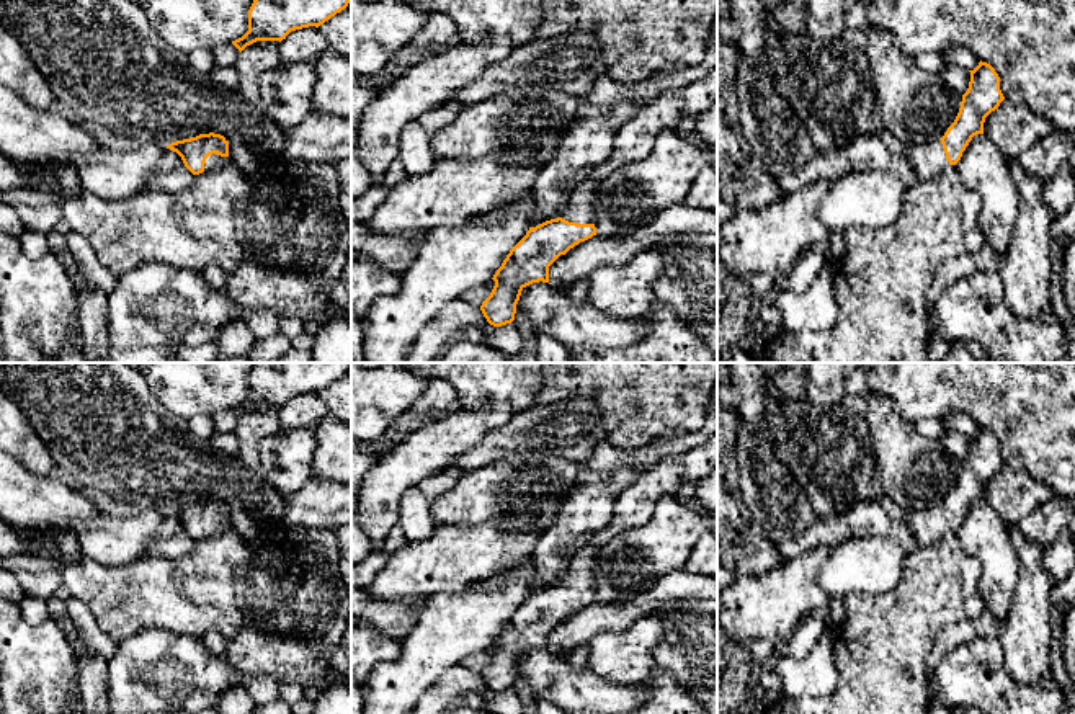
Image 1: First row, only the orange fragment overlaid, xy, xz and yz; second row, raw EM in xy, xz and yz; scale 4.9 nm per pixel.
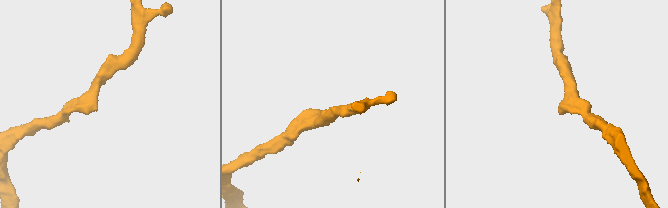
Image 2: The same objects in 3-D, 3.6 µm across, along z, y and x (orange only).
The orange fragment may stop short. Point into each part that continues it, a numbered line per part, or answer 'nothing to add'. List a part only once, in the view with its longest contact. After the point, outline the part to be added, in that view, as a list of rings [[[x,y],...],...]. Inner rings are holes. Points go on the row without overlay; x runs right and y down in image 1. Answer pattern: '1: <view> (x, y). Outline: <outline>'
1: xz (634, 507). Outline: [[[717,433],[706,443],[663,456],[644,471],[639,480],[627,487],[614,503],[611,521],[601,533],[580,549],[570,560],[560,583],[577,590],[595,590],[595,564],[598,551],[616,534],[644,526],[653,516],[663,495],[676,495],[688,480],[706,479],[717,466]]]

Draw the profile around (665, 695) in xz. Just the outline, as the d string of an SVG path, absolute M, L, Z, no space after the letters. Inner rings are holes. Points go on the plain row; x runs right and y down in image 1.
M657 665L644 685L649 689L647 699L627 714L707 714L673 672Z

